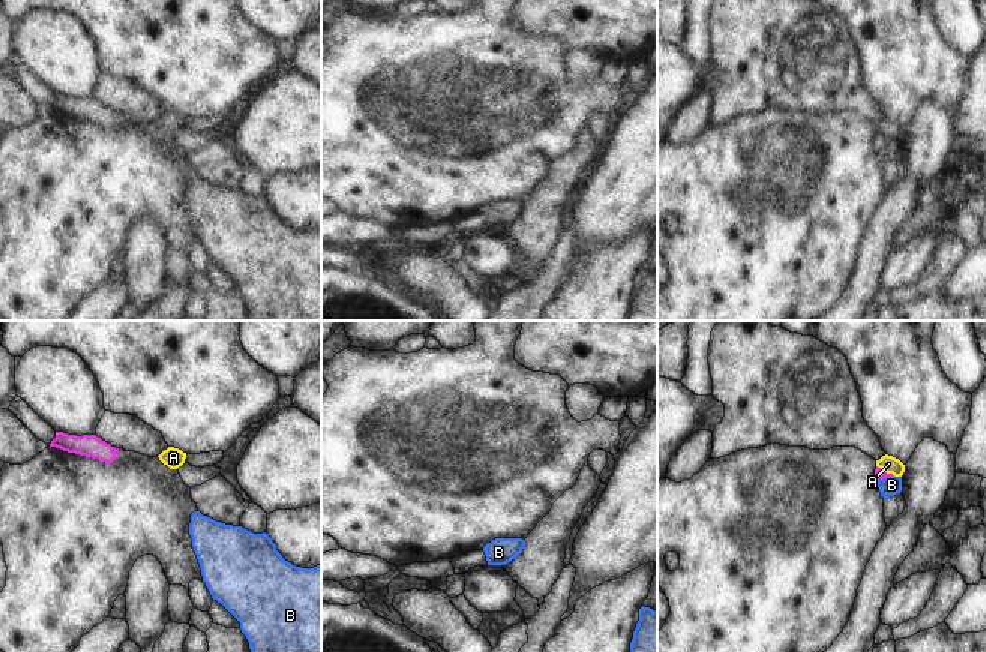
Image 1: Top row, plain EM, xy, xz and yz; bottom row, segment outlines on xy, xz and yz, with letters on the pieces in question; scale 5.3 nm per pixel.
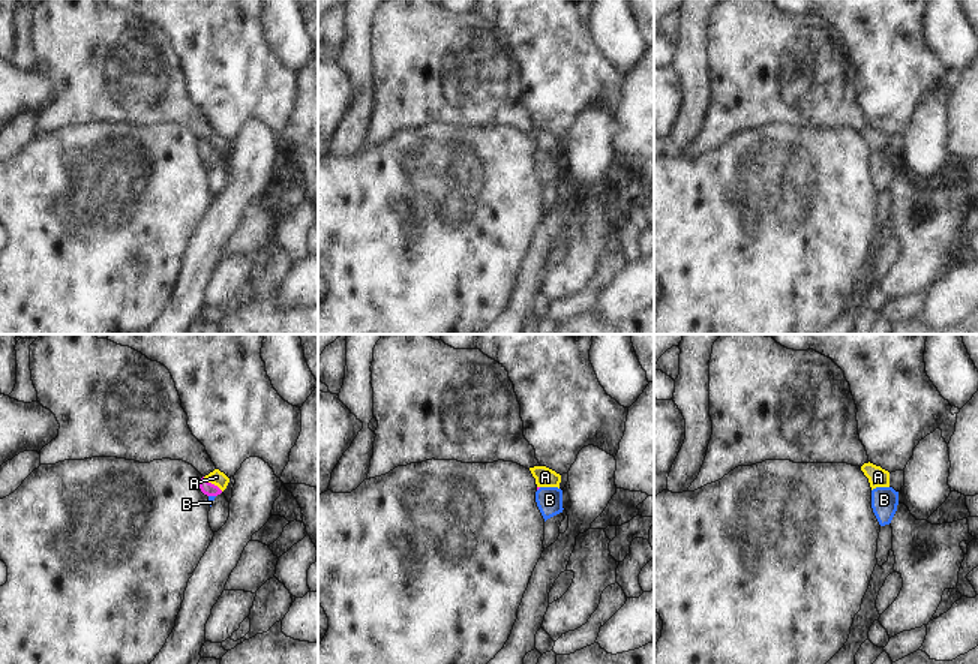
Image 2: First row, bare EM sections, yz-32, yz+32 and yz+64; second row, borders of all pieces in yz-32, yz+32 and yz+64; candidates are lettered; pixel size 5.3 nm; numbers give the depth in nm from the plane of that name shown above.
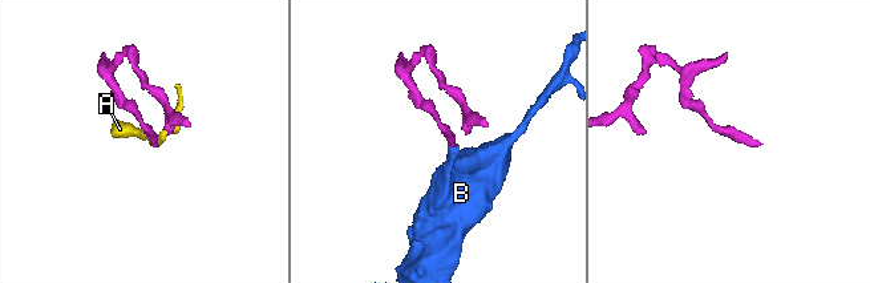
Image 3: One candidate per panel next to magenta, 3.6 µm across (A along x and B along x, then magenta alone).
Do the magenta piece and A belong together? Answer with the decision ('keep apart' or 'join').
keep apart

